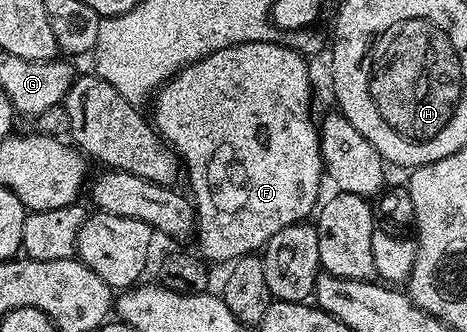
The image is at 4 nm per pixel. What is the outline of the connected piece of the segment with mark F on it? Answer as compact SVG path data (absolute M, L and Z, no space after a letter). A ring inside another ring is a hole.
M261 40L260 42L237 44L231 48L216 50L205 56L204 59L190 64L187 68L181 68L173 80L163 84L153 97L152 123L157 128L158 135L178 153L181 163L184 165L185 179L186 176L190 179L191 190L189 189L189 191L192 193L192 203L196 213L196 237L198 236L199 248L197 251L207 261L233 262L242 256L257 253L266 247L272 234L280 234L280 230L284 230L284 226L303 223L309 217L306 215L310 211L310 215L315 211L316 205L319 203L318 191L322 188L322 180L324 184L324 169L322 151L320 150L320 128L316 120L310 117L310 68L306 64L309 64L307 57L292 48L287 48L282 42Z

